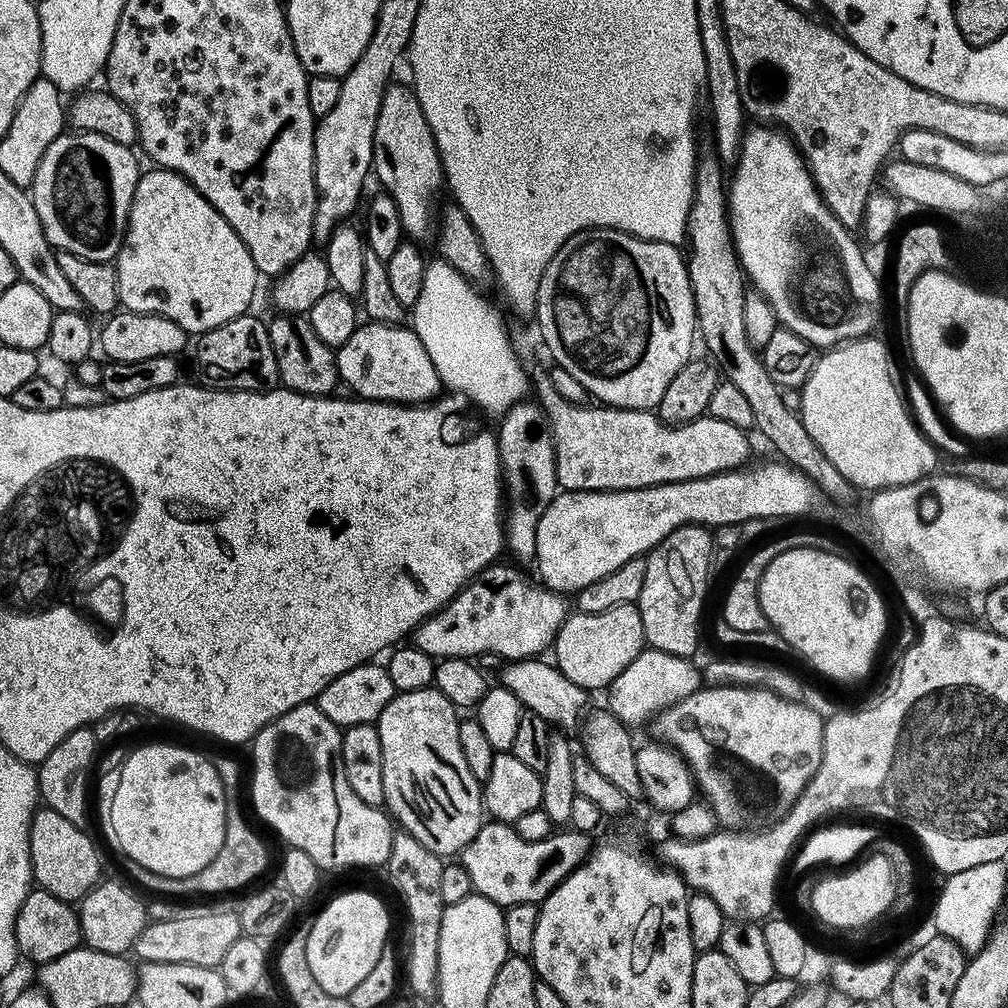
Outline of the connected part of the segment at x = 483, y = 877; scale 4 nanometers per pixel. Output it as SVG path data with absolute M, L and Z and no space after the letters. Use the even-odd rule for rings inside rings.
M503 822L481 823L478 834L469 842L462 853L462 863L466 874L470 874L470 882L475 895L490 898L490 902L511 910L515 904L539 905L572 871L583 864L588 853L594 847L593 837L586 832L575 830L556 830L540 841L528 841L516 832L515 827Z

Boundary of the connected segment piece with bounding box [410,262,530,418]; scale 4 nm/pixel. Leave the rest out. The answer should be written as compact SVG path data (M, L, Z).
M429 263L425 267L422 294L418 294L418 302L410 310L410 327L418 334L422 346L426 346L426 354L430 354L430 362L434 362L445 389L463 396L475 407L477 404L495 418L503 417L505 412L527 397L524 395L530 391L529 369L524 368L523 362L516 357L512 340L504 329L504 320L496 313L495 306L488 304L486 297L479 296L473 282L458 270L448 263L437 263Z

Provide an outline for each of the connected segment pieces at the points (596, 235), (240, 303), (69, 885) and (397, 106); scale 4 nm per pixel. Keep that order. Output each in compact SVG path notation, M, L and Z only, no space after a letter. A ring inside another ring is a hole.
M590 228L586 232L578 232L571 236L566 243L554 254L554 258L546 266L544 276L538 286L536 295L536 311L534 320L540 323L540 336L553 356L554 364L566 370L567 374L576 378L585 388L587 395L597 396L601 405L609 408L639 408L641 410L659 409L662 394L666 394L666 386L682 370L682 366L693 359L692 343L698 340L698 325L696 322L696 303L692 293L692 280L688 276L686 256L674 244L658 242L657 240L639 240L629 232L620 232L617 228Z
M159 166L151 170L153 172L145 171L141 175L134 190L124 244L114 261L120 304L129 312L170 318L170 322L178 322L189 334L209 332L245 315L251 309L248 307L258 279L250 250L246 250L230 222L218 214L216 207L187 178Z
M45 807L32 817L30 854L35 883L60 900L79 902L96 887L100 876L100 852L84 828L74 826L53 808Z
M393 83L385 91L382 106L378 110L378 122L372 139L372 167L374 176L380 179L380 184L385 193L391 196L392 201L398 206L398 218L404 227L405 237L412 242L421 242L437 235L438 206L436 210L436 195L440 188L445 187L444 167L436 149L430 126L422 114L422 106L418 102L415 91L403 88L402 85Z

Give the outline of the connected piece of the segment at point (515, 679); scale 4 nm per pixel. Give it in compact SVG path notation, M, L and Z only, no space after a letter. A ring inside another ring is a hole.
M529 658L513 660L503 666L504 673L501 674L499 683L509 688L514 698L518 698L521 709L538 714L543 720L547 720L549 725L555 725L565 734L572 734L575 728L577 731L581 727L582 717L589 707L587 706L589 693L574 682L570 682L570 678L560 673L555 663L548 661L547 664L544 658Z

